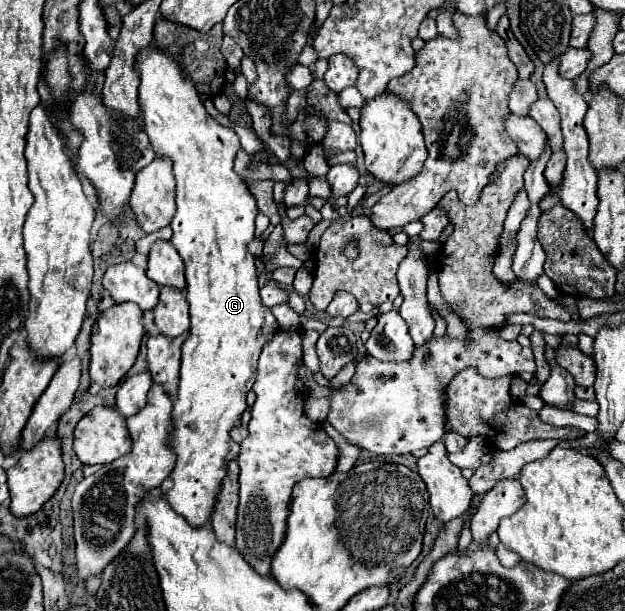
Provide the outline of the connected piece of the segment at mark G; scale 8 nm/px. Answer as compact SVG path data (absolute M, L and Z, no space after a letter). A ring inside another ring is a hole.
M148 45L138 55L136 69L142 81L140 105L144 115L144 131L154 143L154 149L172 159L172 173L176 179L176 215L170 223L174 231L170 243L176 247L186 265L186 299L190 303L190 333L182 345L180 387L172 407L174 429L170 431L170 449L176 453L176 467L170 473L170 479L174 485L162 495L168 505L190 523L190 527L202 527L214 513L222 477L226 475L226 463L236 459L240 453L240 445L232 441L230 429L240 423L240 417L248 407L246 393L254 385L258 357L262 347L278 331L278 321L270 307L262 305L254 257L248 253L248 243L254 239L254 217L258 207L246 181L232 169L234 157L240 149L238 135L234 129L224 127L210 117L194 85L182 77L178 63L156 45Z

